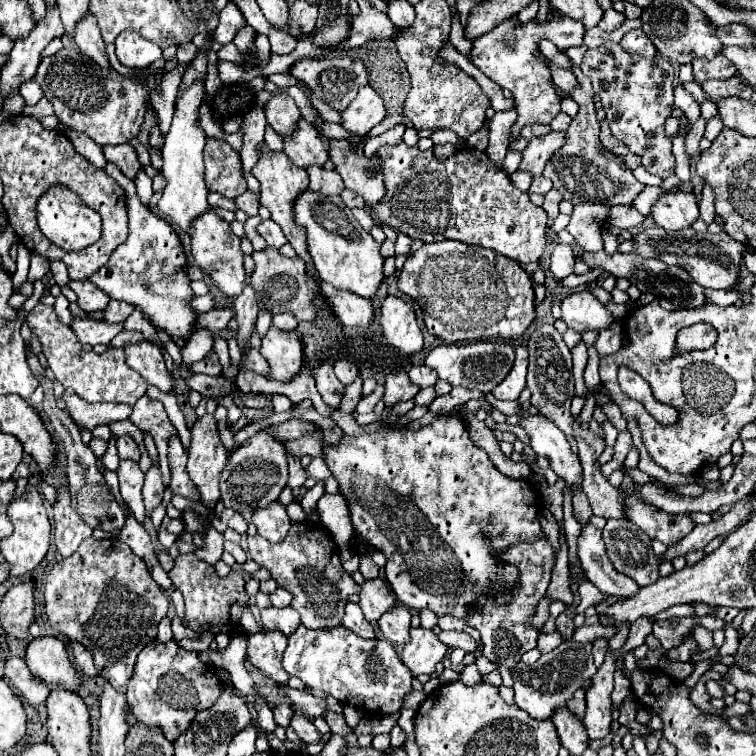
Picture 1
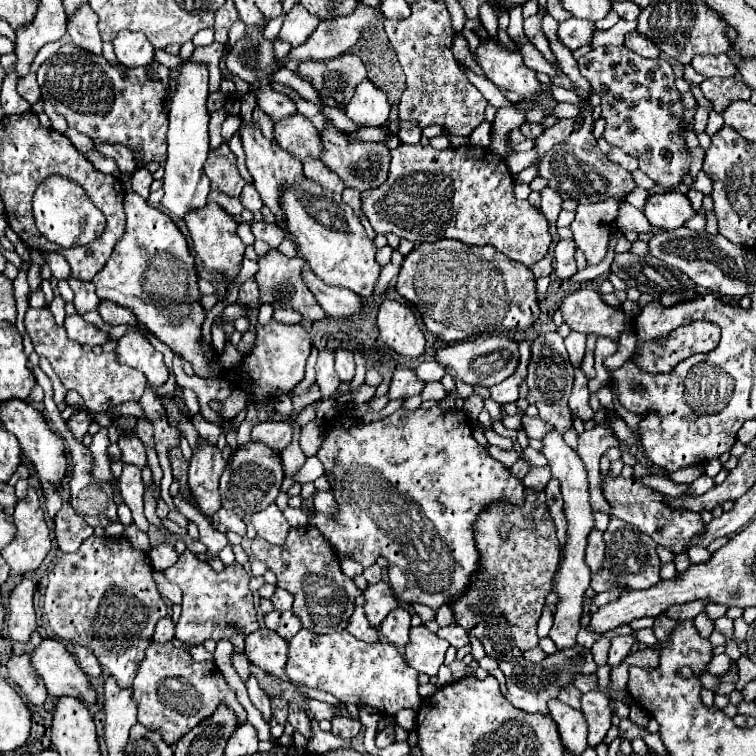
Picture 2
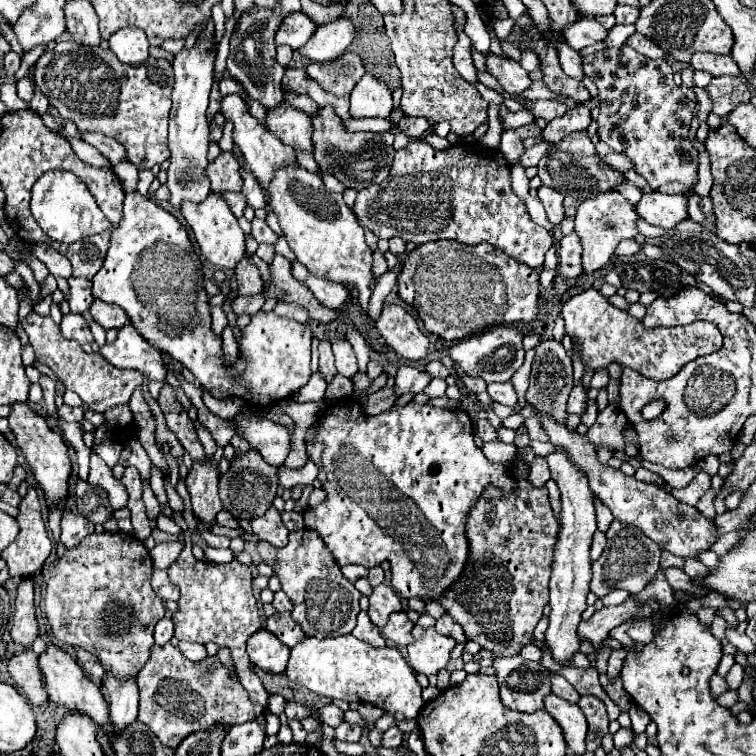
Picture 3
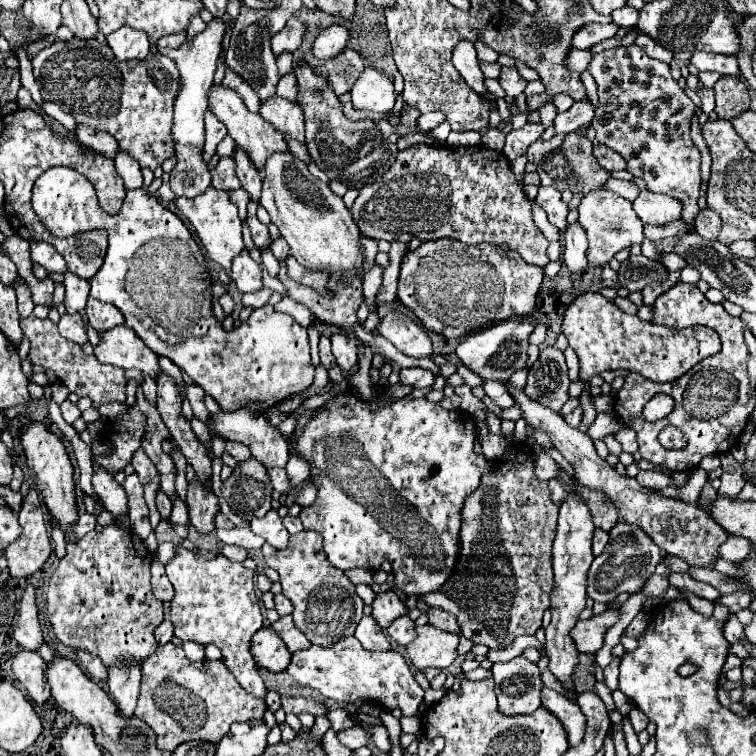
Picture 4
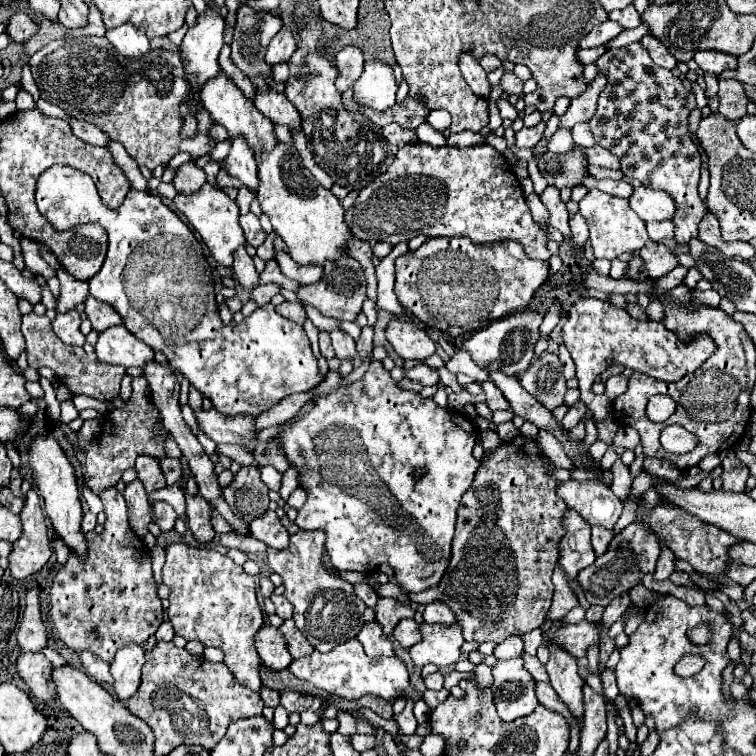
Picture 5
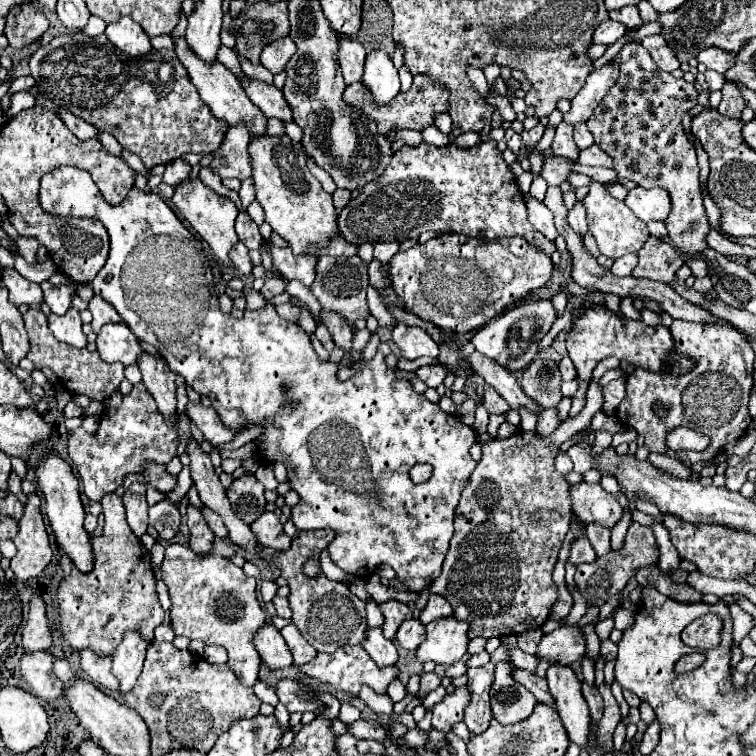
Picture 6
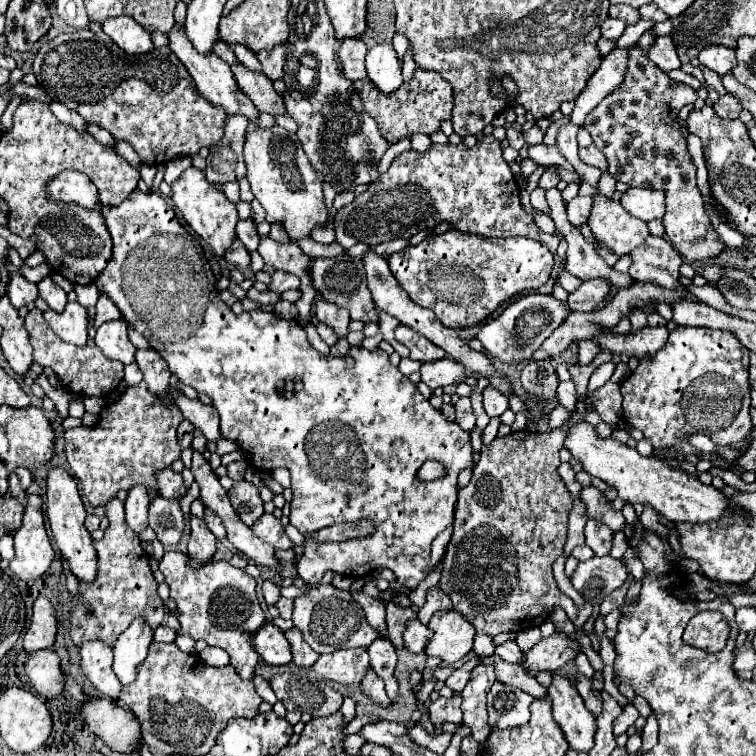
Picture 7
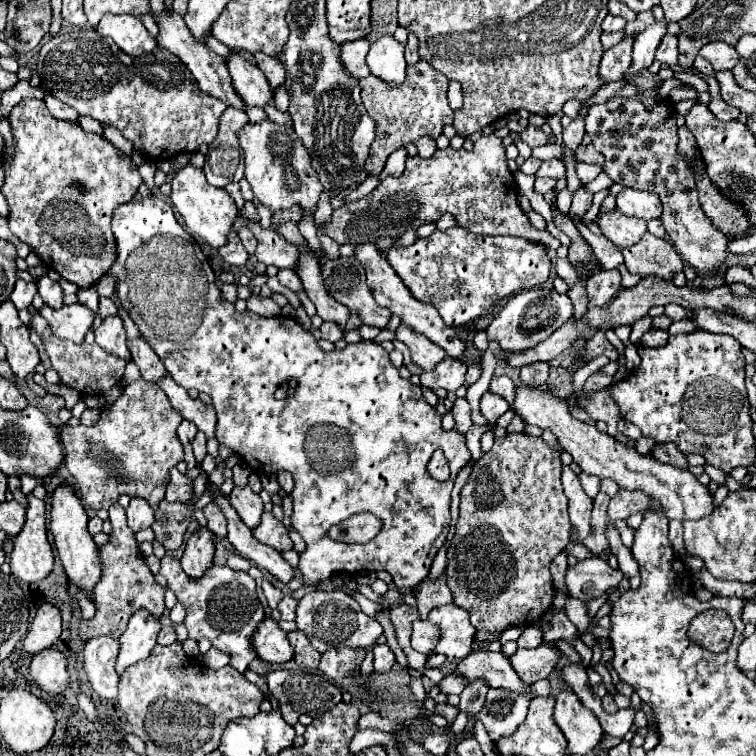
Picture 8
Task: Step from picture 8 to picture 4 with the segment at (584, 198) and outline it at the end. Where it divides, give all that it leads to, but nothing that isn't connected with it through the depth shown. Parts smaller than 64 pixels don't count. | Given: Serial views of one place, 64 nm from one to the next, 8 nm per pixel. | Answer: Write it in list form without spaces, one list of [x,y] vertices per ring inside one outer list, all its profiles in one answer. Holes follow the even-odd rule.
[[[580,222],[570,224],[564,232],[564,252],[562,252],[564,266],[570,272],[584,270],[588,264],[586,250],[588,250],[588,238],[586,238],[584,228],[580,228]]]

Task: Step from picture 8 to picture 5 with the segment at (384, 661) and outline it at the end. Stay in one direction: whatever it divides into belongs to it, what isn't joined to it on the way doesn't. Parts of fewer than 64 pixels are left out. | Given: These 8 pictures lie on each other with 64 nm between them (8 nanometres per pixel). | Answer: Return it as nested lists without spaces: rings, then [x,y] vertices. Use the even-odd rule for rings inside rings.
[[[368,622],[364,624],[364,628],[358,634],[358,640],[364,646],[364,652],[370,658],[380,658],[380,656],[392,656],[394,648],[392,648],[392,640],[388,636],[384,636],[382,628],[378,622]]]

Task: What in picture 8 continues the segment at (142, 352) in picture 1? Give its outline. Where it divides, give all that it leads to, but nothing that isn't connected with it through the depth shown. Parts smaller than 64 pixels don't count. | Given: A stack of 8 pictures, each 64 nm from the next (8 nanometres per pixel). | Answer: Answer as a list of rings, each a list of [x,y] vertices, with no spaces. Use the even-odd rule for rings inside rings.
[[[108,316],[102,320],[102,324],[94,330],[96,342],[106,350],[112,352],[124,360],[130,360],[130,352],[126,346],[126,332],[122,326],[122,320],[118,316]]]

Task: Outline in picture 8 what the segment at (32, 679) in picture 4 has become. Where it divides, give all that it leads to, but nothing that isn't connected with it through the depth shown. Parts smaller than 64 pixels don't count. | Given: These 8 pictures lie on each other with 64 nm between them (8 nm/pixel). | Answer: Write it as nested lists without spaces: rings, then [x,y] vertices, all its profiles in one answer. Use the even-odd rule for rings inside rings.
[[[46,648],[32,658],[30,674],[34,682],[50,694],[60,694],[70,684],[68,674],[68,656],[58,648]]]

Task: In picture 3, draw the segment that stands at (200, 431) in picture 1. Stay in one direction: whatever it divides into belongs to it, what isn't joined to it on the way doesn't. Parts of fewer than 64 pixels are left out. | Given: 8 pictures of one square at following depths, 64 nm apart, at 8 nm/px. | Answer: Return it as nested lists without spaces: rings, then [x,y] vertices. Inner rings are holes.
[[[208,458],[208,464],[192,464],[190,474],[186,476],[186,486],[192,498],[192,508],[194,508],[194,518],[202,522],[206,528],[212,528],[216,514],[222,510],[222,500],[218,496],[218,466],[212,464],[212,458]]]

